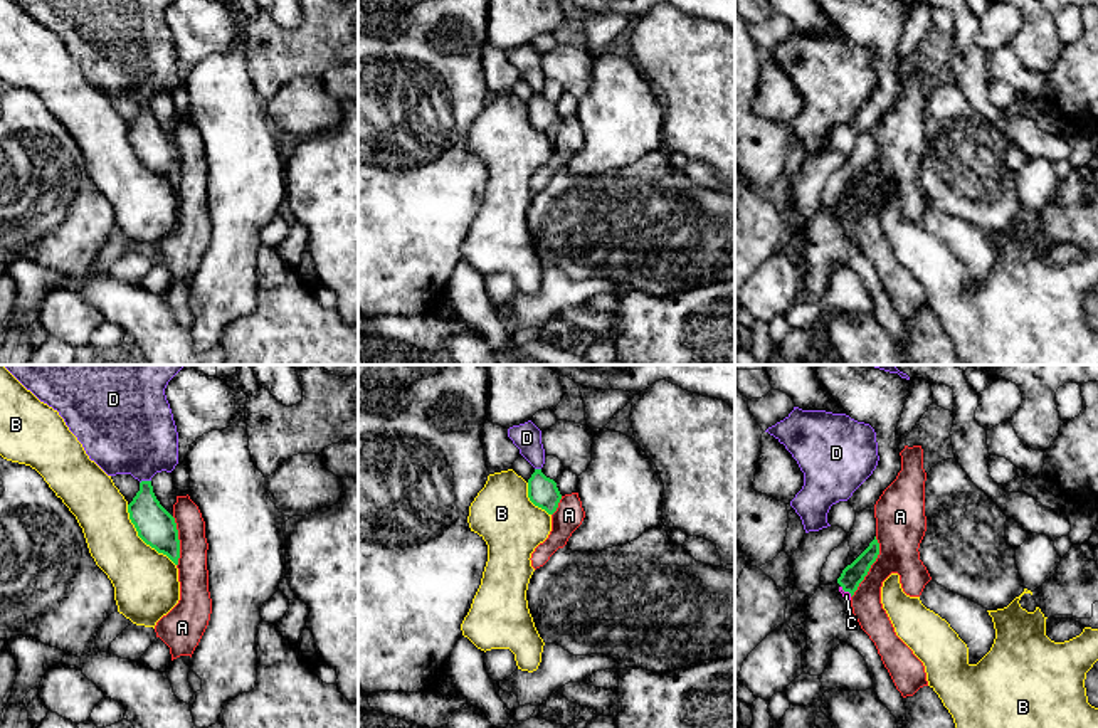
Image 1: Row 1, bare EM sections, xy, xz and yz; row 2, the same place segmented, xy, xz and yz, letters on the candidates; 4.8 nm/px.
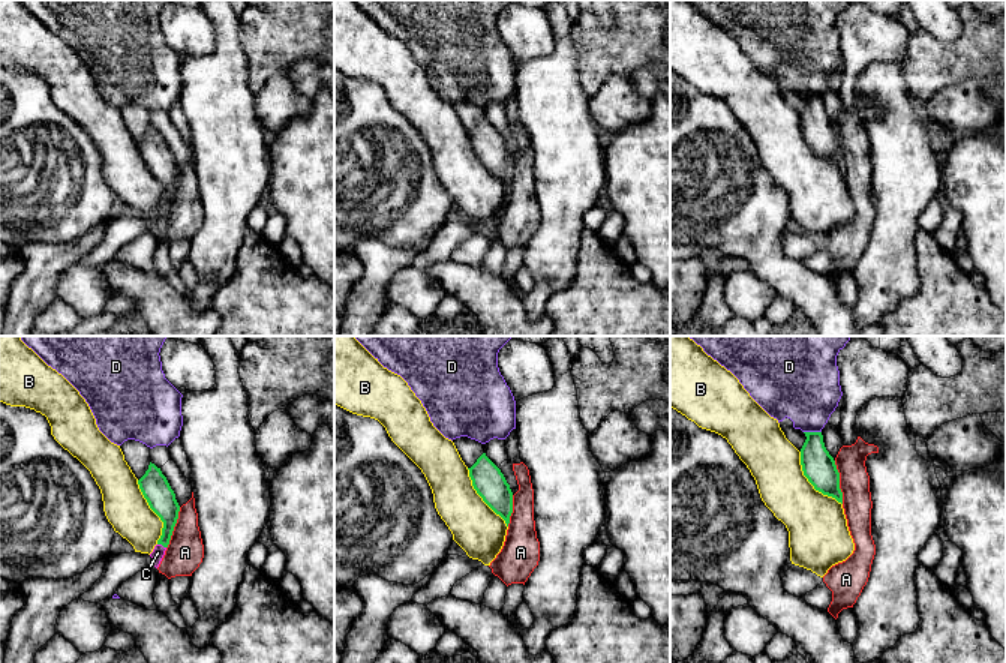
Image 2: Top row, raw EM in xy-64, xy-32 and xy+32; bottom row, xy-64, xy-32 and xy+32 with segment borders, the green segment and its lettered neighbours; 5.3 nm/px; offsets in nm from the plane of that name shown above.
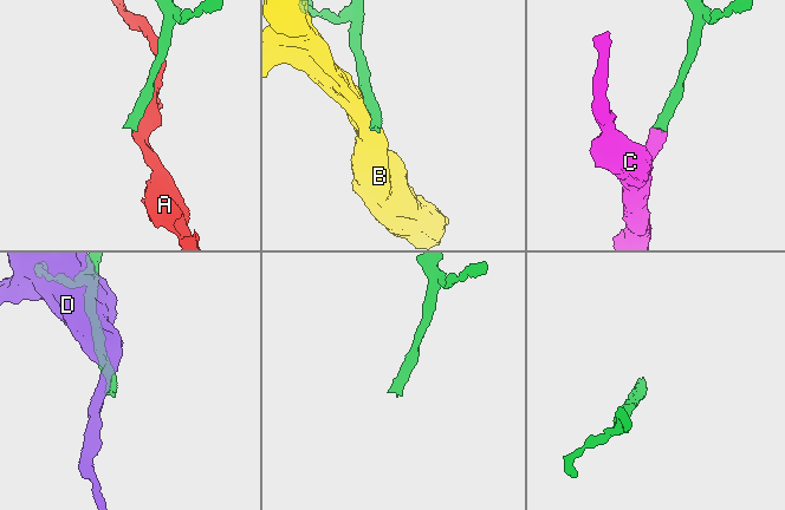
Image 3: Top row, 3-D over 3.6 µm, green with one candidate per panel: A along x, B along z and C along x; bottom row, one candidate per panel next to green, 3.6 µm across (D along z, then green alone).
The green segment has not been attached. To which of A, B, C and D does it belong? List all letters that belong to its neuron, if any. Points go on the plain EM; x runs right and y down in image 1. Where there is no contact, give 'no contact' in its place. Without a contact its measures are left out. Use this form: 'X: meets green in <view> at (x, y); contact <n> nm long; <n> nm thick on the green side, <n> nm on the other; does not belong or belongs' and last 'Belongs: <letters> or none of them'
A: meets green in yz at (870, 190); contact 320 nm long; 100 nm thick on the green side, 240 nm on the other; does not belong
B: meets green in xy at (142, 162); contact 380 nm long; 180 nm thick on the green side, 320 nm on the other; does not belong
C: meets green in yz at (846, 214); contact 80 nm long; 100 nm thick on the green side, 40 nm on the other; belongs
D: meets green in xy at (145, 105); contact 60 nm long; 180 nm thick on the green side, 420 nm on the other; does not belong
Belongs: C

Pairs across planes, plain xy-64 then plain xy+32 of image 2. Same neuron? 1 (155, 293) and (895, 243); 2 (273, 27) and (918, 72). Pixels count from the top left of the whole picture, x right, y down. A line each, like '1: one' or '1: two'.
1: two
2: one

